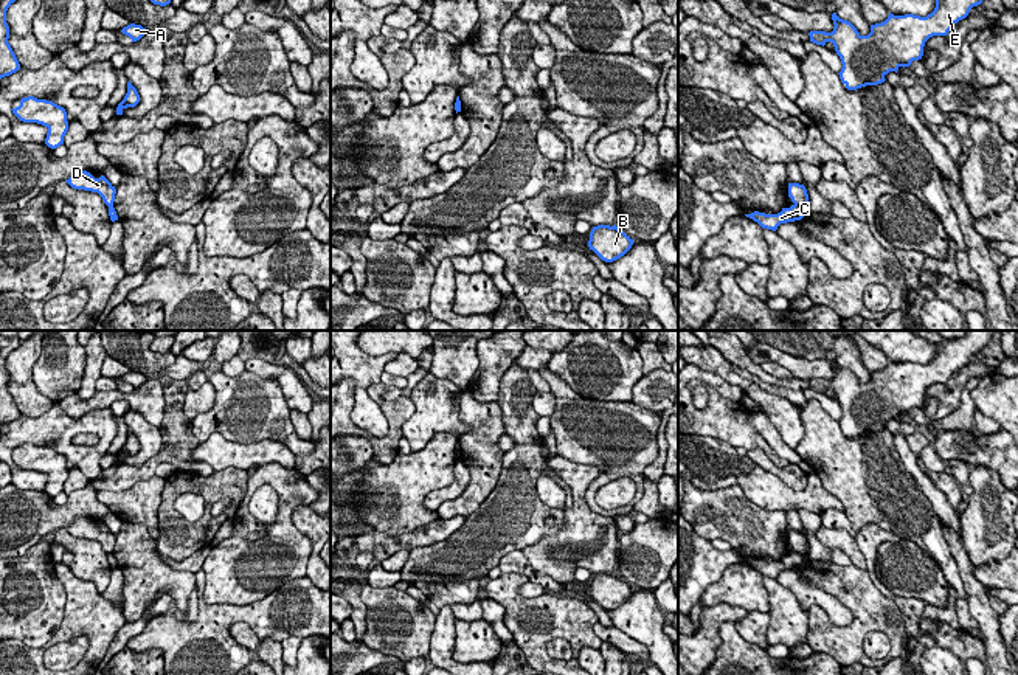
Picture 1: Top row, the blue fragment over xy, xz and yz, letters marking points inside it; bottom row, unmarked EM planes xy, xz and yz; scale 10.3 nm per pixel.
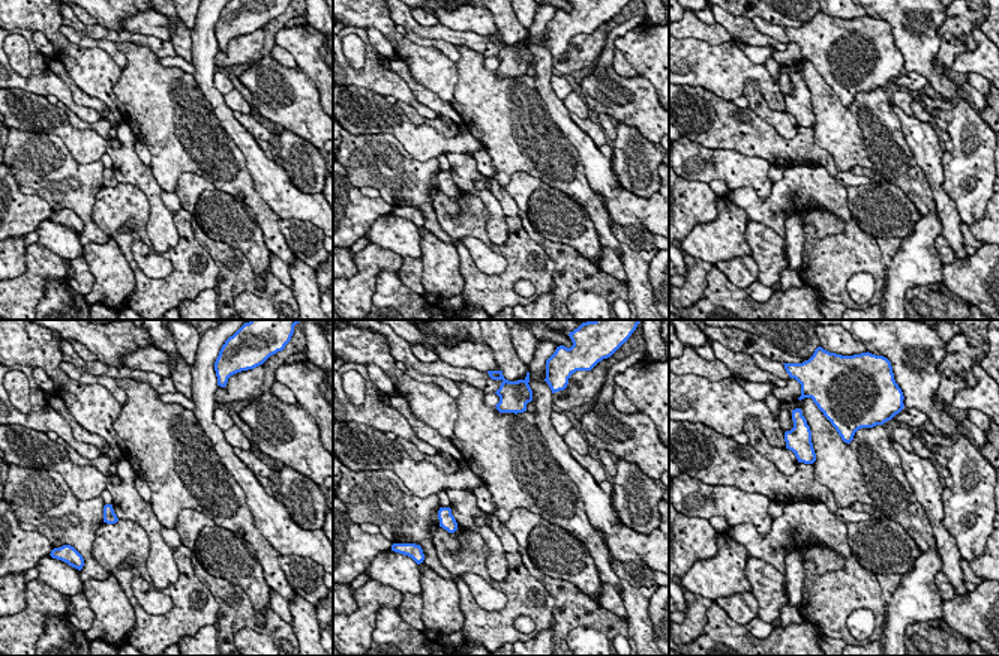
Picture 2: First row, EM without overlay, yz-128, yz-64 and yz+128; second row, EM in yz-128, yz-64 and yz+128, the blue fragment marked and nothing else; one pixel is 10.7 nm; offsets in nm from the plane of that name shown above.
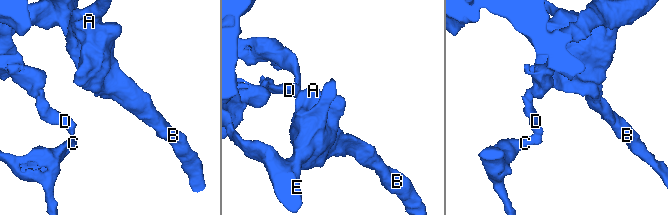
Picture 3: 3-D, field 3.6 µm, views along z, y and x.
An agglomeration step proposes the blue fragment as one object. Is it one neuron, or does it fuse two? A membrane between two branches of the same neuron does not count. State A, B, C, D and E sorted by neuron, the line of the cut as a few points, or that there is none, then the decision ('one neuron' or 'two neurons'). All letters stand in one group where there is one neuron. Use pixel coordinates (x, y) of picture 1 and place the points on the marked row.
groups A B D E / C; cut yz (795, 204), (806, 207); two neurons

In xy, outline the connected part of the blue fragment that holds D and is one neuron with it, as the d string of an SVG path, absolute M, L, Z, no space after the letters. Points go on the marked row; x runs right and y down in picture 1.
M76 169L65 182L74 189L98 192L107 206L115 202L116 189L104 175L95 178L90 172Z

